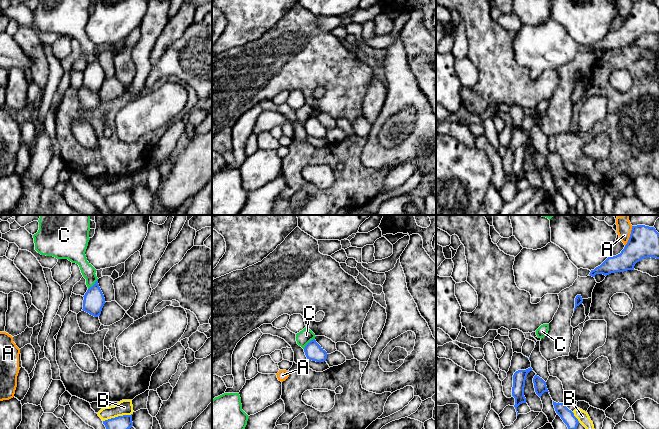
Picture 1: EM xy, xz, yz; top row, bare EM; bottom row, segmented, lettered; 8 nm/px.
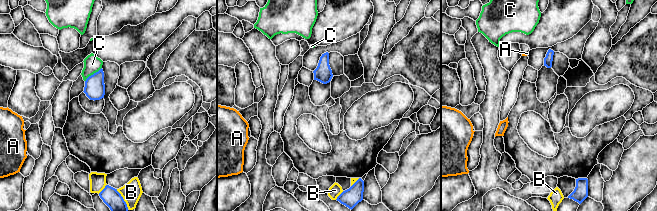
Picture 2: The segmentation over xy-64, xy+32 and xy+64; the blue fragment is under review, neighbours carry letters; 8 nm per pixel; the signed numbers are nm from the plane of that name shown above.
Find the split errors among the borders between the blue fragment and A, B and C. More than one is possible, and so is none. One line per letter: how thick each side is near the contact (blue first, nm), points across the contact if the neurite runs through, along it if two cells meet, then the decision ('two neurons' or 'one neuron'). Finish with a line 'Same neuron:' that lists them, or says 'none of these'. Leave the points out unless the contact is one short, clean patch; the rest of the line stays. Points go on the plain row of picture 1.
A: calibres 240 and 110 nm; two neurons
B: calibres 150 and 120 nm; border xy (132, 189), (118, 191), (103, 197); two neurons
C: calibres 140 and 110 nm; two neurons
Same neuron: none of these

